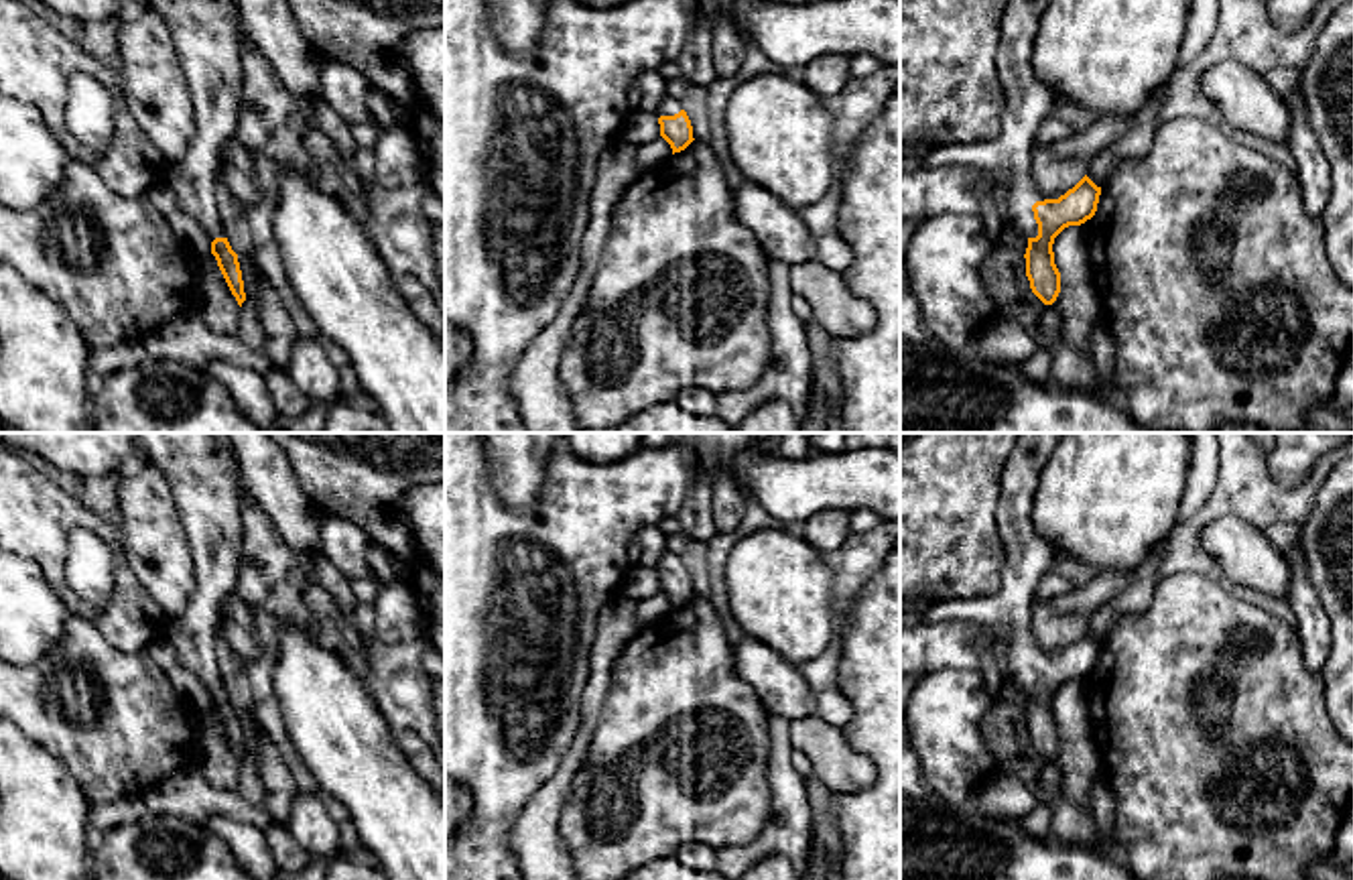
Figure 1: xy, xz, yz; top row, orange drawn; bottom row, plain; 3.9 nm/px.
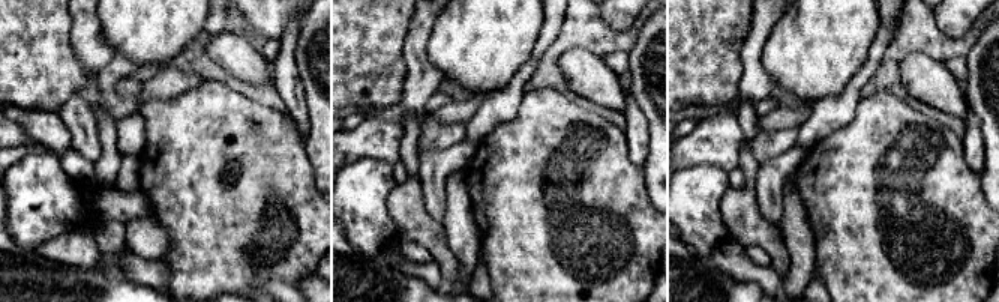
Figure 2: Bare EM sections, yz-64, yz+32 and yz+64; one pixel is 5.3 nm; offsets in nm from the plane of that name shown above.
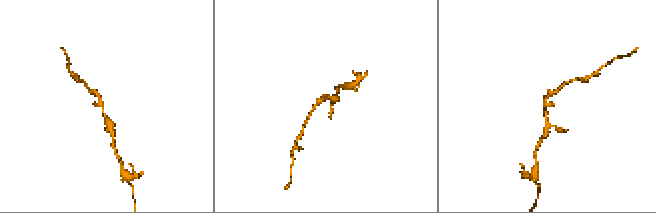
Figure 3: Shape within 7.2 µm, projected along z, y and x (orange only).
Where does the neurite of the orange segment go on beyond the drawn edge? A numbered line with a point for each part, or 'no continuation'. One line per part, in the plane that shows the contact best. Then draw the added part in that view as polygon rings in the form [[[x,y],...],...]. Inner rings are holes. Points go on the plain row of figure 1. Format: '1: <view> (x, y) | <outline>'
1: yz (1008, 612) | [[[1018,433],[1002,476],[997,532],[1006,547],[1002,583],[993,595],[947,600],[926,606],[922,624],[951,620],[985,626],[993,640],[1006,640],[1014,679],[1024,693],[1038,691],[1032,661],[1044,656],[1032,638],[1032,595],[1054,559],[1052,545],[1036,532],[1032,512],[1038,482],[1062,433]]]

